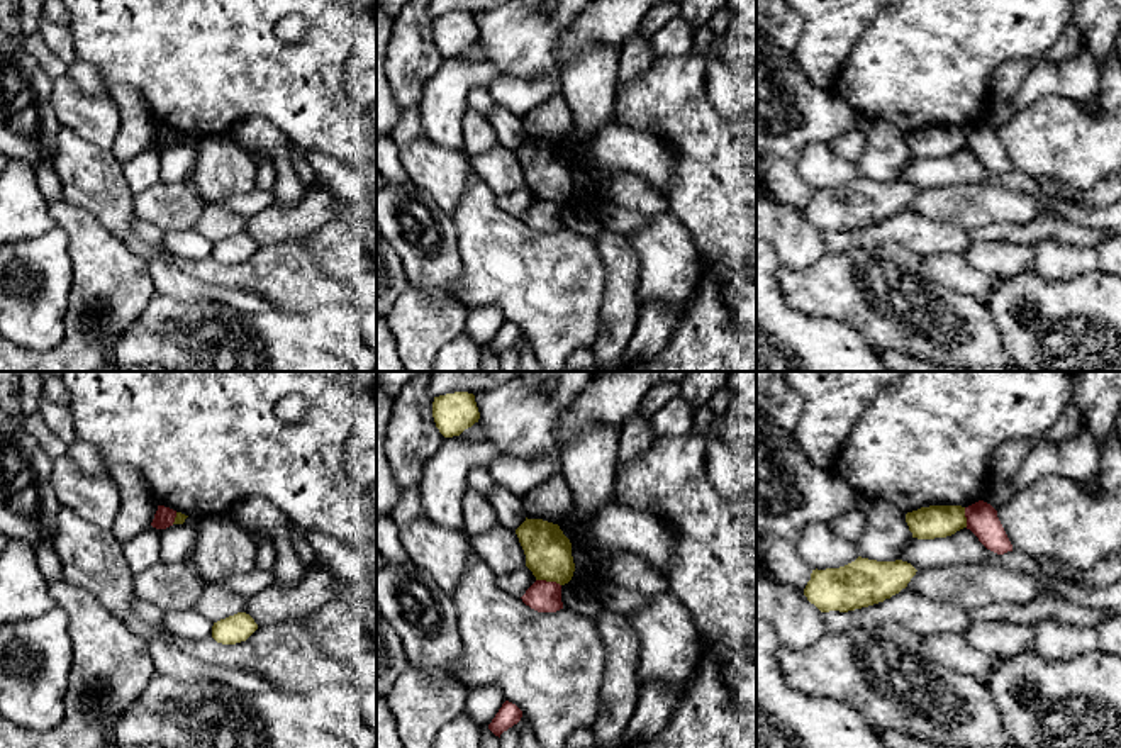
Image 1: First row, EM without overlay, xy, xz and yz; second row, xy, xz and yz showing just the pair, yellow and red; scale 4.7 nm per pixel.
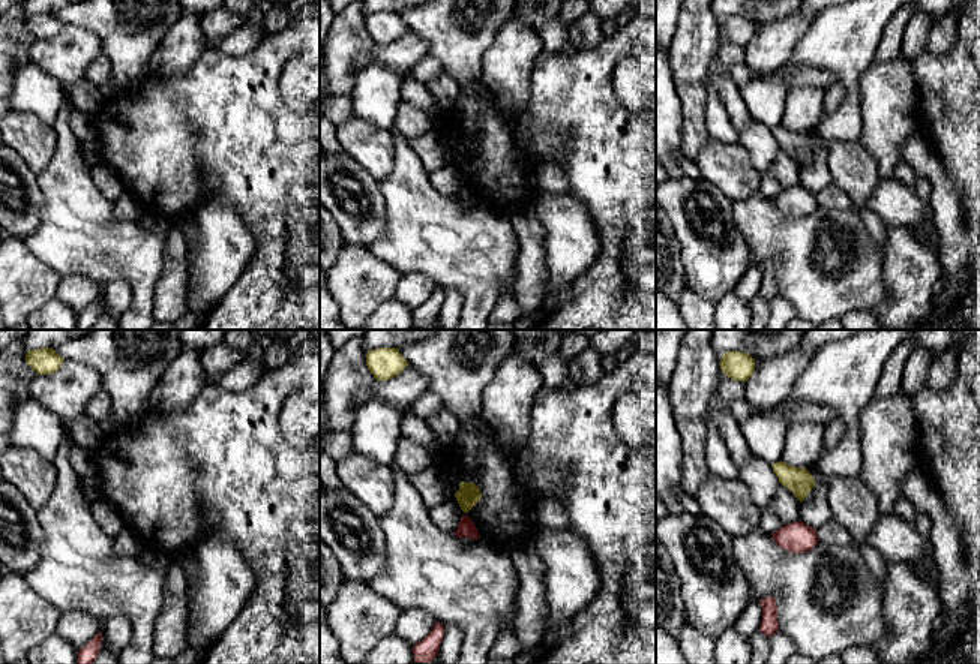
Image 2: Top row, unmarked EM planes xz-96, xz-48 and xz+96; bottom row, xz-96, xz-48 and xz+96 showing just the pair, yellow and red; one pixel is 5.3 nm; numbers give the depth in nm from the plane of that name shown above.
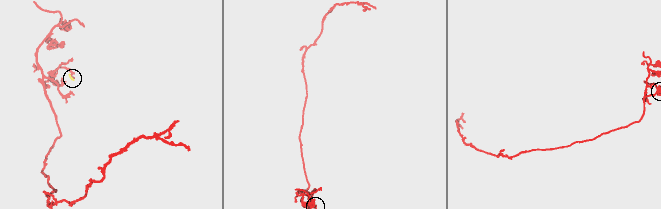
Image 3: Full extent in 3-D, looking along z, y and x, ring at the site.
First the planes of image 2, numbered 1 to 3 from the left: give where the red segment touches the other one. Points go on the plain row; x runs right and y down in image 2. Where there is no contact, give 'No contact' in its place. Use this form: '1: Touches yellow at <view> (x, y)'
1: No contact
2: No contact
3: No contact

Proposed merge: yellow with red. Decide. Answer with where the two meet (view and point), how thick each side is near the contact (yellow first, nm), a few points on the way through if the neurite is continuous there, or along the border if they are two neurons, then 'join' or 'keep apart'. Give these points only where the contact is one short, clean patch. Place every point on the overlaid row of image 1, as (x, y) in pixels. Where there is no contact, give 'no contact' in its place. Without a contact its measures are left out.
xz (548, 580) | 220/150 nm | keep apart

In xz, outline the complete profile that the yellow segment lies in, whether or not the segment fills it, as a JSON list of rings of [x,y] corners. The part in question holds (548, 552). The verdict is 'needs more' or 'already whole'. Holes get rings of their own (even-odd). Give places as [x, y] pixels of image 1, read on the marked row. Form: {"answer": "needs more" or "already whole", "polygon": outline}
{"answer": "already whole", "polygon": [[[526,517],[516,534],[526,555],[526,567],[536,580],[560,585],[572,580],[575,572],[572,543],[558,524]]]}

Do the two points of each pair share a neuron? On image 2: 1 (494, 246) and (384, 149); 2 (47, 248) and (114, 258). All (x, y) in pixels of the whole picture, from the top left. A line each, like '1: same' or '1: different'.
1: different
2: same

